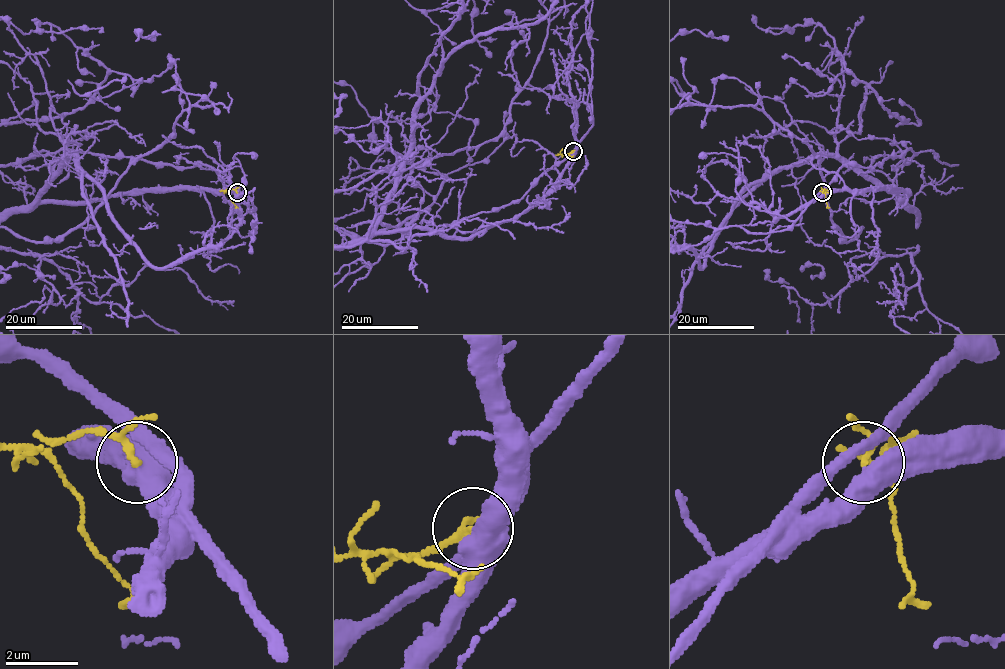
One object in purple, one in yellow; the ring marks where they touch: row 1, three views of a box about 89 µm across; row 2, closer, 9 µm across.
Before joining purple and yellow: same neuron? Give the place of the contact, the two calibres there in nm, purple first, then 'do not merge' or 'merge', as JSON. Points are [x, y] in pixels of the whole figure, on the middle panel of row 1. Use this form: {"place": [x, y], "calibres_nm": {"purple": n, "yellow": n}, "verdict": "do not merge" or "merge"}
{"place": [573, 151], "calibres_nm": {"purple": 550, "yellow": 130}, "verdict": "merge"}

